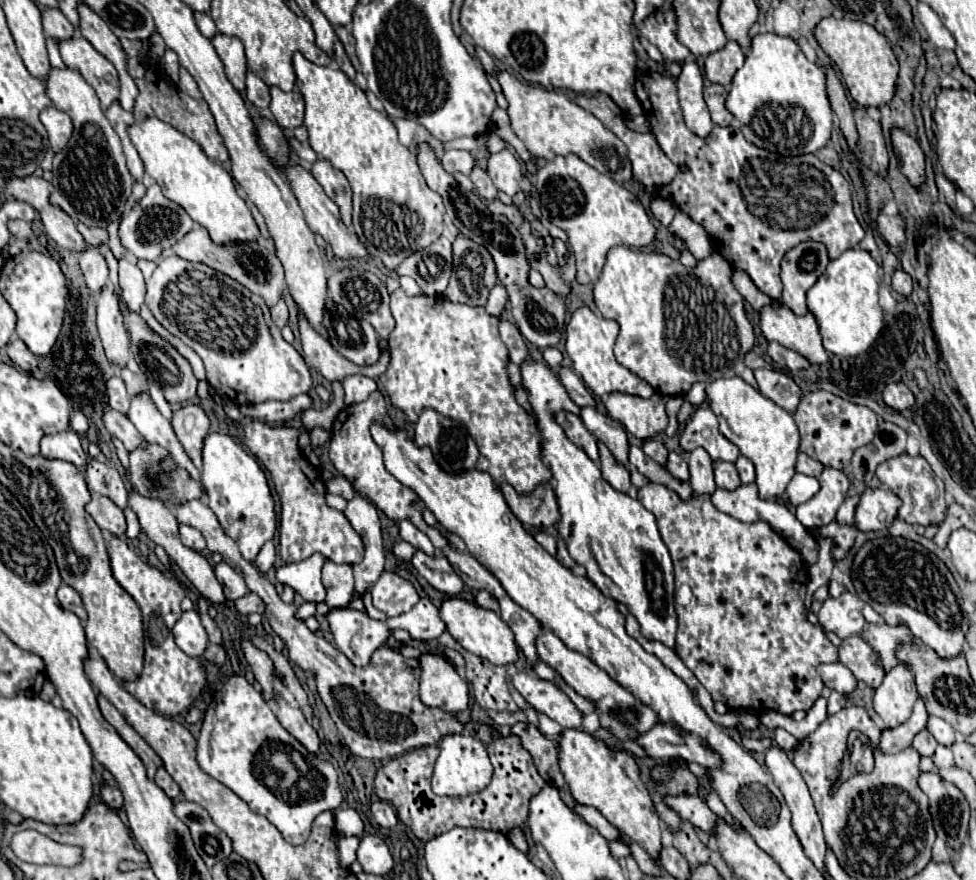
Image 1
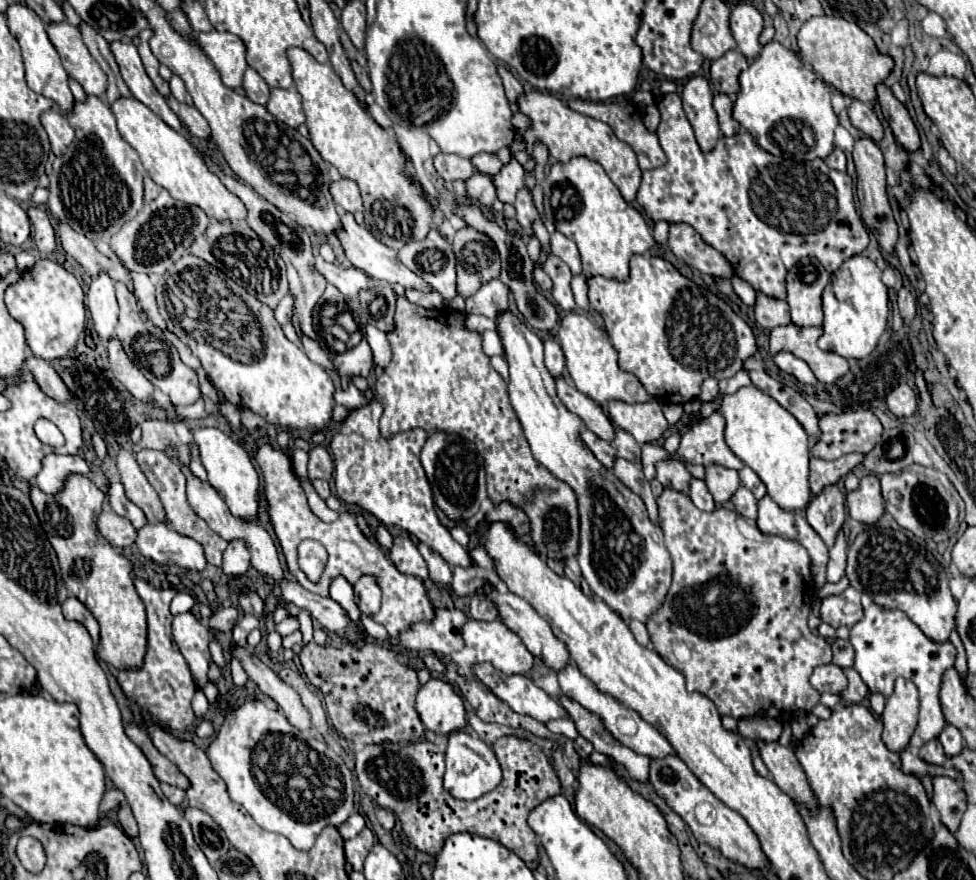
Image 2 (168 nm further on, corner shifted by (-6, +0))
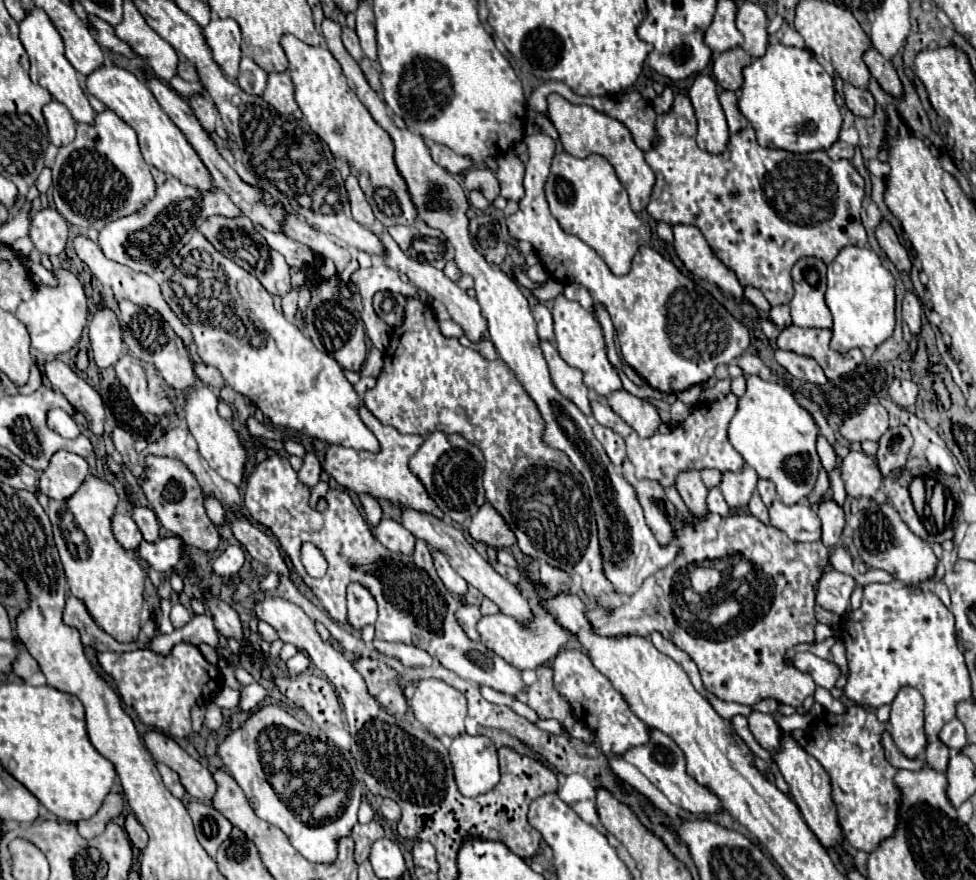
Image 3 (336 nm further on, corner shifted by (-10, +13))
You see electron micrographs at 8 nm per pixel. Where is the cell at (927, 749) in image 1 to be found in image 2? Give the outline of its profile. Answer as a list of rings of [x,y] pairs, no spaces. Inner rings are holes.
[[[932,739],[930,743],[926,743],[926,745],[918,751],[918,757],[924,759],[926,763],[930,763],[930,765],[942,765],[942,763],[946,761],[944,749],[940,747],[940,741],[938,741],[938,739]]]

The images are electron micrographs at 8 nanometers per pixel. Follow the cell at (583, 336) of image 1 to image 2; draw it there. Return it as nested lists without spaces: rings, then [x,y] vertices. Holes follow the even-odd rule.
[[[584,311],[566,313],[560,319],[556,337],[558,337],[560,347],[564,351],[566,369],[568,369],[572,383],[576,385],[578,391],[588,395],[592,401],[606,403],[606,401],[612,401],[612,399],[620,399],[620,401],[626,401],[626,403],[646,403],[646,401],[652,399],[644,391],[644,387],[640,387],[640,381],[634,375],[620,371],[616,349],[612,347],[606,333],[596,323],[592,323],[590,317]]]

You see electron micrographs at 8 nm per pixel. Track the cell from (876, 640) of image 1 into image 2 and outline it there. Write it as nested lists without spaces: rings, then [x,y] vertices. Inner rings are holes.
[[[876,603],[864,609],[864,617],[850,629],[848,641],[854,647],[852,669],[860,673],[870,693],[880,692],[885,697],[889,697],[898,677],[912,681],[918,688],[920,700],[918,727],[910,739],[910,747],[918,749],[928,741],[936,739],[946,727],[946,719],[940,707],[940,685],[946,669],[954,667],[956,647],[950,641],[936,643],[930,637],[926,637],[922,629],[914,625],[900,609],[886,609]]]

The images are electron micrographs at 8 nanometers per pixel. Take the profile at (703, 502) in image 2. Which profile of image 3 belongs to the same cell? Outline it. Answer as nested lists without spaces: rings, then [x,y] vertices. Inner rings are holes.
[[[708,488],[708,510],[710,512],[716,512],[720,516],[726,516],[730,512],[726,500],[722,498],[720,488]]]

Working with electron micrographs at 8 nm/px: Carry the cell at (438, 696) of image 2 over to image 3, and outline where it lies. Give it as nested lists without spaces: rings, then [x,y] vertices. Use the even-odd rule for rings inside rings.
[[[436,678],[420,680],[410,700],[416,720],[434,736],[458,736],[464,732],[466,698],[454,686]]]

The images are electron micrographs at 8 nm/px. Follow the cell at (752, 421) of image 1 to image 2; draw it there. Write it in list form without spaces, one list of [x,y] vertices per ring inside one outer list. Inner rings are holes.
[[[754,385],[742,387],[734,395],[724,395],[720,403],[720,413],[726,419],[726,445],[744,465],[748,465],[762,479],[762,483],[768,489],[768,495],[780,505],[780,509],[804,509],[810,501],[810,449],[808,435],[796,421],[796,417],[790,415],[780,403],[776,403],[770,395],[756,389]]]

